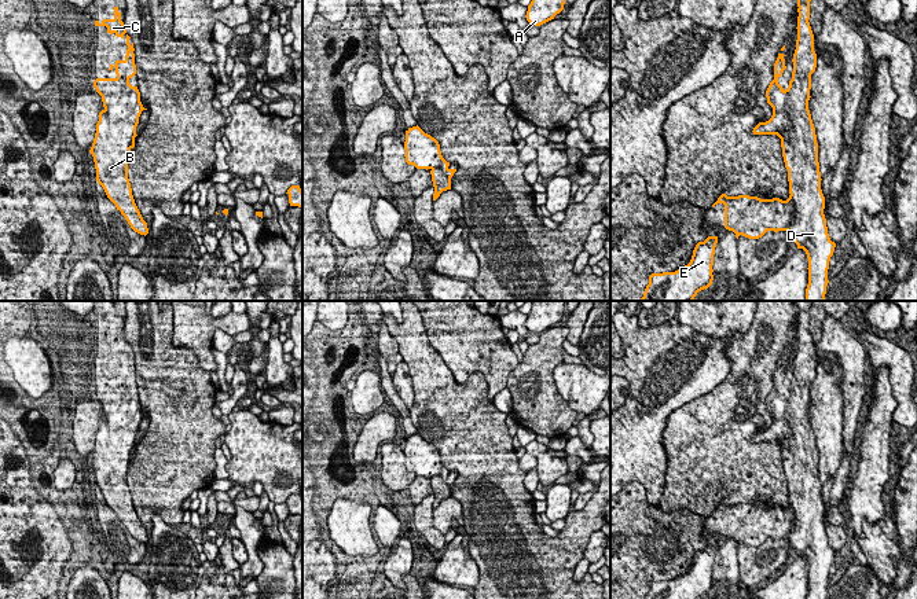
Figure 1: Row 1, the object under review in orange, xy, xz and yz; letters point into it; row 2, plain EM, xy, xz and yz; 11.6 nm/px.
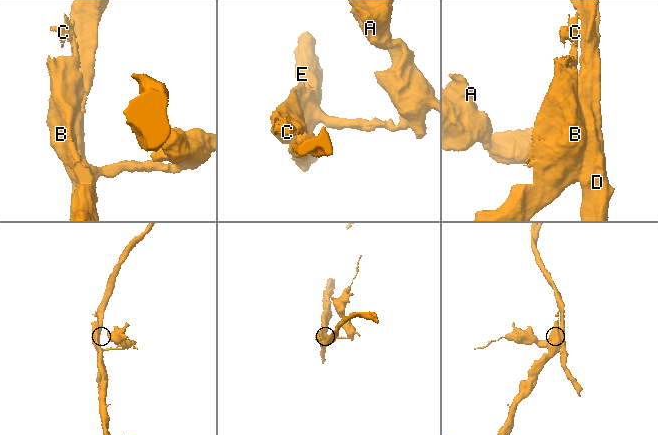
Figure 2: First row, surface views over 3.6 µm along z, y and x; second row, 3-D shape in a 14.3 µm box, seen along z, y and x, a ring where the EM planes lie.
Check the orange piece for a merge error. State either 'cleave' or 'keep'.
cleave

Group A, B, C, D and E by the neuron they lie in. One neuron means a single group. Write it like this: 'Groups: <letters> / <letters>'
Groups: A B C E / D

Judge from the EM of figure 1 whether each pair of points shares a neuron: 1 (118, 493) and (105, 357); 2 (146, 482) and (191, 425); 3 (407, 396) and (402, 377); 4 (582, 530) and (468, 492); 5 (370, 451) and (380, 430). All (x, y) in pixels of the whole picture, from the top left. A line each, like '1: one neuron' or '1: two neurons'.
1: one neuron
2: one neuron
3: one neuron
4: one neuron
5: one neuron

